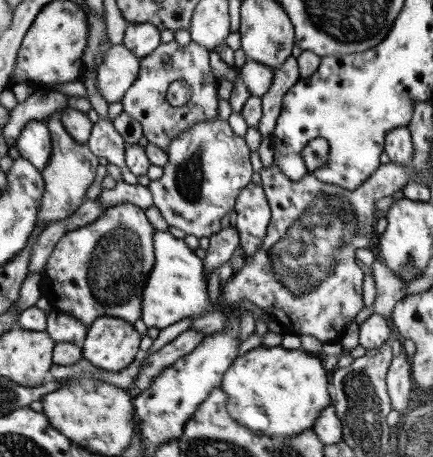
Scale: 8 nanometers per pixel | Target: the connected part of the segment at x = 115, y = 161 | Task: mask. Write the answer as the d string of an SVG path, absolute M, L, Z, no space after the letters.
M99 118L92 124L86 145L88 149L103 163L115 165L119 168L122 182L137 184L137 178L125 168L125 142L121 135L112 127L112 120Z

